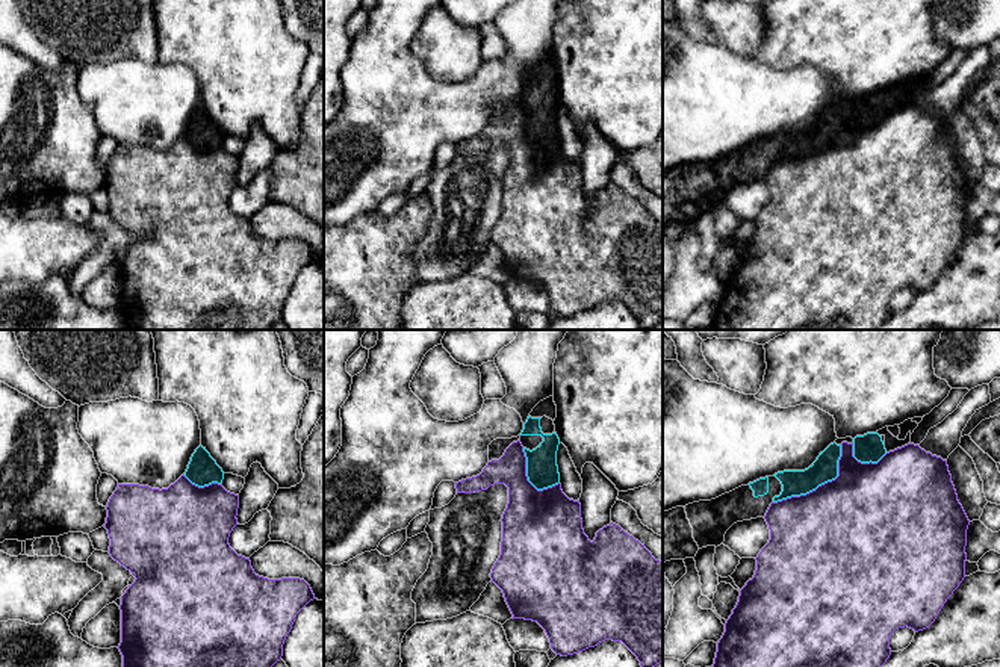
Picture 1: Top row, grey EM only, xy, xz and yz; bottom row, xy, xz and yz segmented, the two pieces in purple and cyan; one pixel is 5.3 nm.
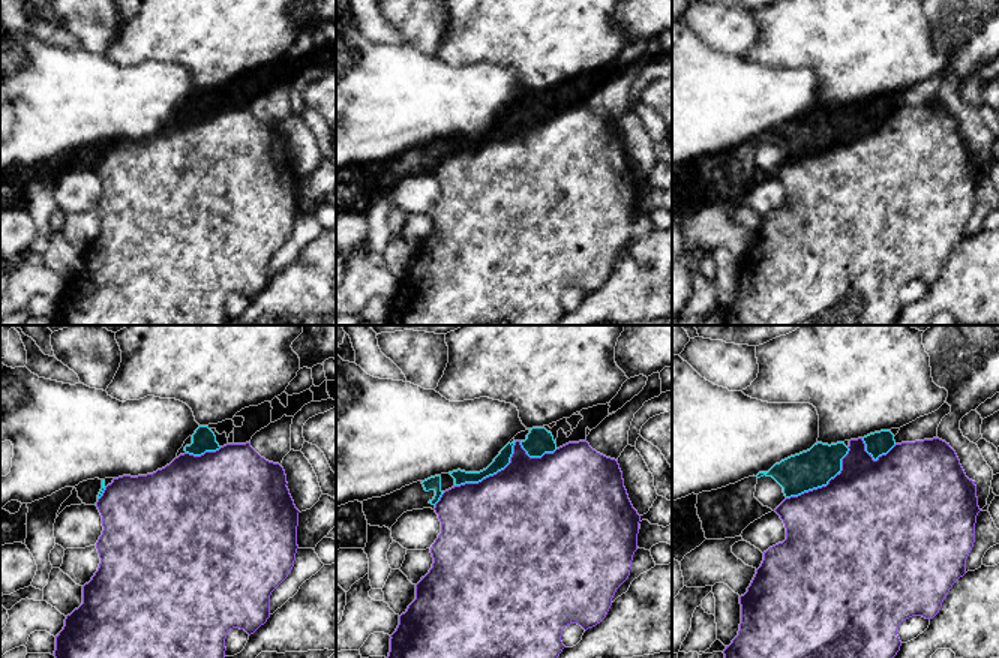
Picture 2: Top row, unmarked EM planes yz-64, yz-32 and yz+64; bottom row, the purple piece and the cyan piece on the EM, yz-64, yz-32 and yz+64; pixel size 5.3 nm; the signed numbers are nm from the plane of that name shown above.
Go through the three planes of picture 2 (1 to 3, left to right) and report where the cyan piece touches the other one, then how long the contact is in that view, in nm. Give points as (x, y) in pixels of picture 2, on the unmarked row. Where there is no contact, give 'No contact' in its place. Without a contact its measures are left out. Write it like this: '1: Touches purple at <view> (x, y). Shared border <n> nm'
1: Touches purple at yz-64 (204, 117). Shared border 190 nm
2: Touches purple at yz-32 (494, 138). Shared border 420 nm
3: Touches purple at yz+64 (824, 150). Shared border 440 nm

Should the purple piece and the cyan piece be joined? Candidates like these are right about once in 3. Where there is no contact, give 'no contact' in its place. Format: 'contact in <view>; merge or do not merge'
contact in yz; do not merge

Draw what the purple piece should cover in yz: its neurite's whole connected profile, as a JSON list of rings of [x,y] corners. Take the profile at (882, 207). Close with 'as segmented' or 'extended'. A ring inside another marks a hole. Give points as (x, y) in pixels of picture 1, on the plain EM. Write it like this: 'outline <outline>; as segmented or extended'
outline [[[843,103],[835,141],[806,156],[772,163],[764,180],[770,191],[770,201],[755,219],[755,236],[740,251],[738,263],[725,284],[713,330],[880,330],[891,316],[891,295],[905,287],[915,293],[929,289],[965,239],[970,181],[958,162],[947,123],[914,104],[887,113],[877,124],[861,124],[853,118],[853,104]]]; as segmented

